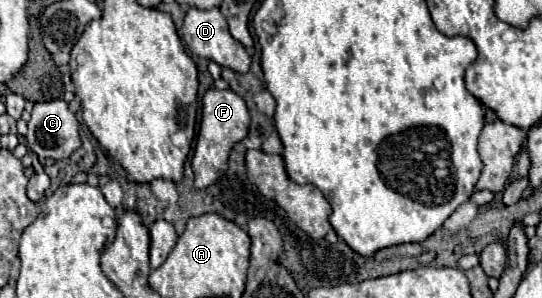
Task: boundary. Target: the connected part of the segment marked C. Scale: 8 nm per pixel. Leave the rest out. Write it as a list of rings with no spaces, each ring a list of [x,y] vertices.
[[[50,100],[50,102],[38,102],[32,108],[32,118],[28,122],[28,148],[38,156],[38,158],[54,158],[54,160],[64,160],[70,158],[80,146],[80,124],[74,116],[74,112],[68,108],[66,100]]]

